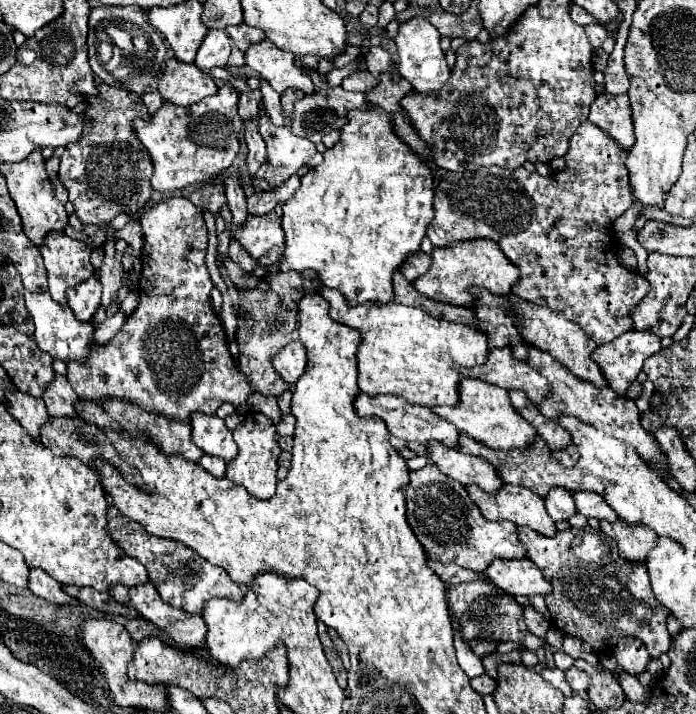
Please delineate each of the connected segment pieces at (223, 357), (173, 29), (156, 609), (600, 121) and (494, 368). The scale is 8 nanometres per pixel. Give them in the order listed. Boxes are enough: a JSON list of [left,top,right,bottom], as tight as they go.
[[65,197,253,423],[147,1,207,63],[109,581,207,649],[589,91,635,149],[457,349,549,403]]

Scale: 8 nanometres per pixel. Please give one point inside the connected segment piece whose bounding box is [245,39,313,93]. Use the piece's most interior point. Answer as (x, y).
(279, 68)

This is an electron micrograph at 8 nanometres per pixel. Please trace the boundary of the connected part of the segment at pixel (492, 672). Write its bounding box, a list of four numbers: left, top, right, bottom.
[483,655,505,677]

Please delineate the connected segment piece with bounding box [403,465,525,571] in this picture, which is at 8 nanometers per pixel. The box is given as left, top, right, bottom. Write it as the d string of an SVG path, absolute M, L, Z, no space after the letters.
M425 465L423 469L411 471L409 485L405 485L403 491L409 527L429 559L457 563L459 567L471 571L485 571L493 559L525 557L525 549L517 539L515 525L511 521L487 521L477 505L469 499L465 487L439 473L437 465Z

